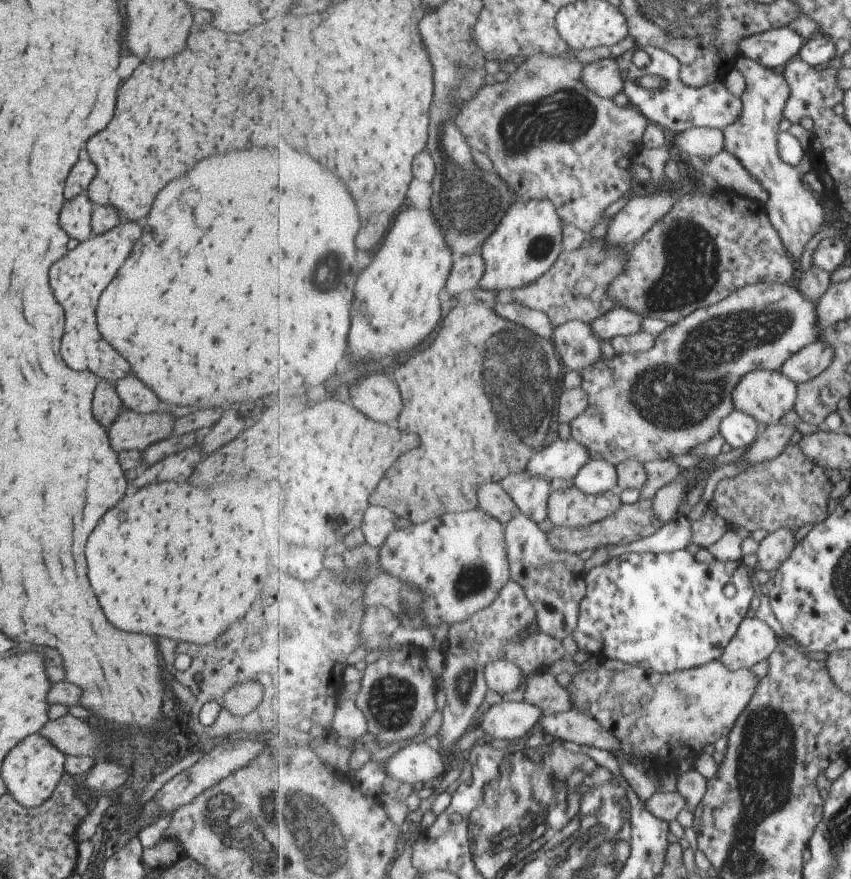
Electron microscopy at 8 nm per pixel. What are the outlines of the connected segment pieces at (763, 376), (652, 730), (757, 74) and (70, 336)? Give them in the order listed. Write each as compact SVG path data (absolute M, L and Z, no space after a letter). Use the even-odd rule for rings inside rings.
M757 369L742 378L735 387L734 398L737 409L755 417L759 423L776 425L789 410L796 408L798 384L790 376L783 374L781 370Z
M721 659L672 673L629 665L622 671L609 670L599 664L577 674L568 689L575 710L592 714L620 740L622 746L613 754L621 762L635 763L632 756L643 755L644 762L659 758L659 768L671 770L685 754L681 748L699 754L707 744L730 735L760 680L753 669L734 671Z
M738 56L735 68L746 78L746 89L742 96L744 107L741 119L721 130L726 138L723 150L737 156L743 166L760 180L760 184L770 194L766 207L771 222L778 229L778 234L782 236L782 241L791 256L799 259L805 252L809 240L823 228L825 208L820 197L803 181L802 176L806 173L806 168L787 164L779 152L779 124L785 118L790 84L783 71L767 68L749 57Z
M119 222L106 233L95 235L79 242L73 250L69 250L57 264L49 268L49 286L53 290L55 300L65 310L65 330L61 336L61 358L63 362L73 370L89 370L97 378L103 378L107 382L115 384L119 378L125 378L129 374L127 362L113 350L109 344L99 336L95 328L95 306L105 290L105 286L111 282L115 272L119 270L125 256L131 252L133 242L139 238L141 228L135 222Z

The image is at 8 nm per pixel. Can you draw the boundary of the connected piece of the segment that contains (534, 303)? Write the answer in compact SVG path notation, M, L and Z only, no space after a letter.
M587 238L578 249L563 251L550 270L545 272L541 278L537 278L534 283L528 284L523 288L513 288L509 290L505 297L520 306L537 309L546 312L555 327L564 325L566 322L574 321L579 318L586 323L592 323L609 311L617 308L618 302L608 293L611 283L626 271L627 252L632 245L627 248L619 248L615 245L608 245L604 239Z

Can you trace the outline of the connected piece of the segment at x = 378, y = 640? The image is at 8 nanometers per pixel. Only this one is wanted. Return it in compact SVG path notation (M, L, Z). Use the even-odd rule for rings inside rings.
M385 605L370 606L360 630L363 648L368 651L381 646L399 626L403 624L390 608Z

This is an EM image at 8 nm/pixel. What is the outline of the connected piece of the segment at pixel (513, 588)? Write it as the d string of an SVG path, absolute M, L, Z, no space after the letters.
M509 580L491 606L479 610L463 622L455 622L449 626L440 647L443 653L440 678L446 701L441 710L441 726L434 741L438 748L447 748L453 752L485 710L485 694L488 689L485 668L488 663L505 659L515 662L524 674L532 674L543 666L551 666L553 662L565 658L567 650L557 637L534 632L526 639L519 640L519 634L527 630L533 620L536 620L536 608L529 600L524 586Z

